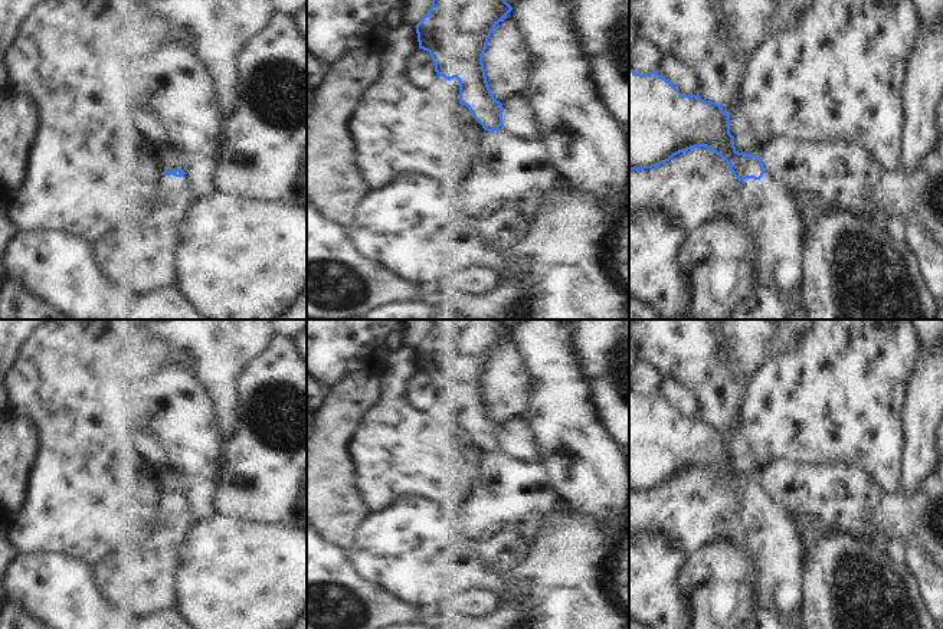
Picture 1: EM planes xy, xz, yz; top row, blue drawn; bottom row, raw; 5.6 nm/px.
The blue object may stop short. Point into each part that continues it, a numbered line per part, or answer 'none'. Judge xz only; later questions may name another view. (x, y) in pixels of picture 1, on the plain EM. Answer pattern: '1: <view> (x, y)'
none.

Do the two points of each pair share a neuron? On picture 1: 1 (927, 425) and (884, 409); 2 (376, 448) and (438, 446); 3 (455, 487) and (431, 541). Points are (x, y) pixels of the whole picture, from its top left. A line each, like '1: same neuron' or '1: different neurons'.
1: different neurons
2: same neuron
3: different neurons

